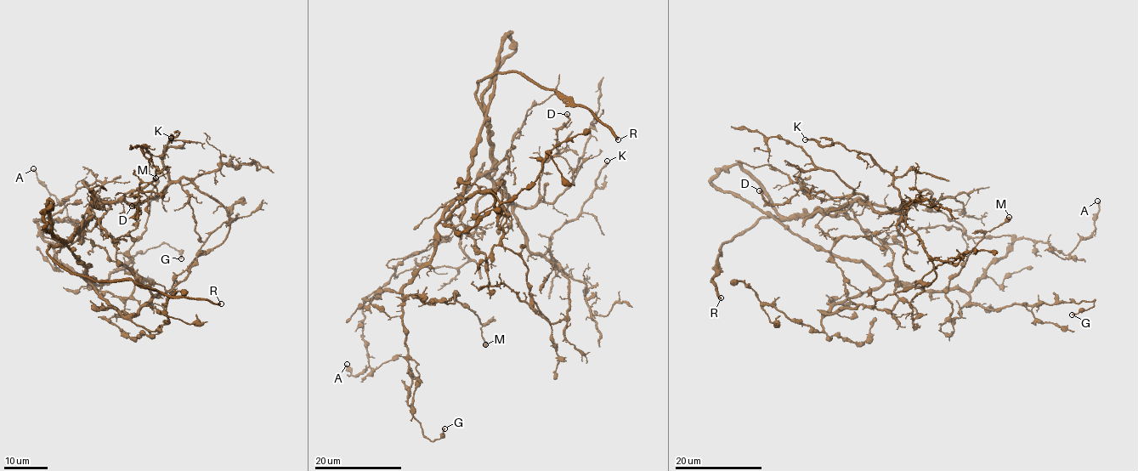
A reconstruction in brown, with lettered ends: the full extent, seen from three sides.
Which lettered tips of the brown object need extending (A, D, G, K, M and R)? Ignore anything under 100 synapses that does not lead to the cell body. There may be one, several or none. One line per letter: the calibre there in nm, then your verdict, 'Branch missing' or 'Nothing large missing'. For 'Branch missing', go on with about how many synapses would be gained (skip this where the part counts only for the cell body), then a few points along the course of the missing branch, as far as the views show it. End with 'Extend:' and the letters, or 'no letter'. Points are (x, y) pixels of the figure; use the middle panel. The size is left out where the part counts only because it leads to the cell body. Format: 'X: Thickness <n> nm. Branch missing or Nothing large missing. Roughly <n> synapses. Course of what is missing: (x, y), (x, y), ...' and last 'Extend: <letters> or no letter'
A: Thickness 260 nm. Nothing large missing
D: Thickness 240 nm. Nothing large missing
G: Thickness 240 nm. Nothing large missing
K: Thickness 280 nm. Nothing large missing
M: Thickness 600 nm. Nothing large missing
R: Thickness 320 nm. Branch missing
Extend: R

